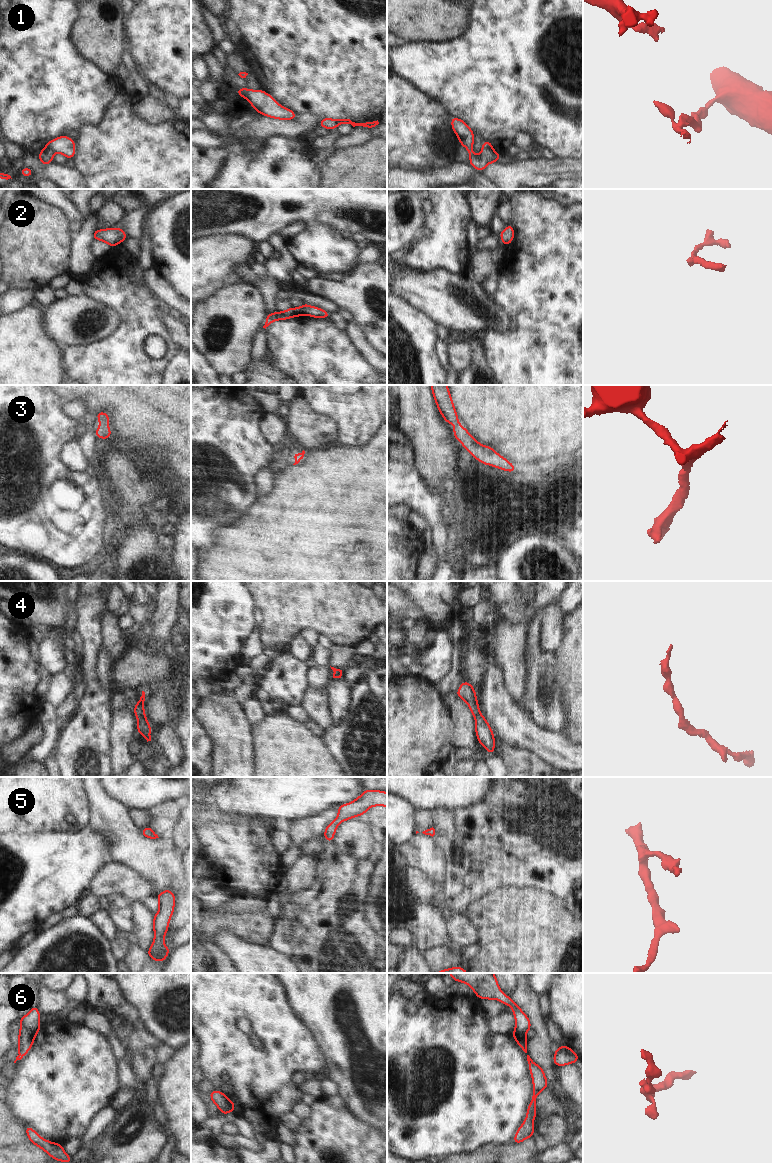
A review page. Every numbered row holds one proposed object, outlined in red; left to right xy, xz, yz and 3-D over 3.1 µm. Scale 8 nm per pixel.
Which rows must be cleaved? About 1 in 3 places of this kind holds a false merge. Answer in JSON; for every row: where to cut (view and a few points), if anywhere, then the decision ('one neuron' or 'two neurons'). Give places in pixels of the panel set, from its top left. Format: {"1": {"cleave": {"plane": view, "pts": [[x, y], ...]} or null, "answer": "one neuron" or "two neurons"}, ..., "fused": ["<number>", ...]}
{"1": {"cleave": {"plane": "xz", "pts": [[247, 88], [242, 91], [246, 97]]}, "answer": "two neurons"}, "2": {"cleave": null, "answer": "one neuron"}, "3": {"cleave": null, "answer": "one neuron"}, "4": {"cleave": null, "answer": "one neuron"}, "5": {"cleave": null, "answer": "one neuron"}, "6": {"cleave": {"plane": "xy", "pts": [[21, 1023], [34, 1036]]}, "answer": "two neurons"}, "fused": ["1", "6"]}

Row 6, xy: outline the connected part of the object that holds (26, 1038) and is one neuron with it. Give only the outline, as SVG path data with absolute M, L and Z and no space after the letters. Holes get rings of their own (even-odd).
M21 1024L18 1036L19 1055L16 1057L14 1063L16 1063L17 1060L21 1060L27 1054L27 1052L30 1051L34 1040L34 1034Z

